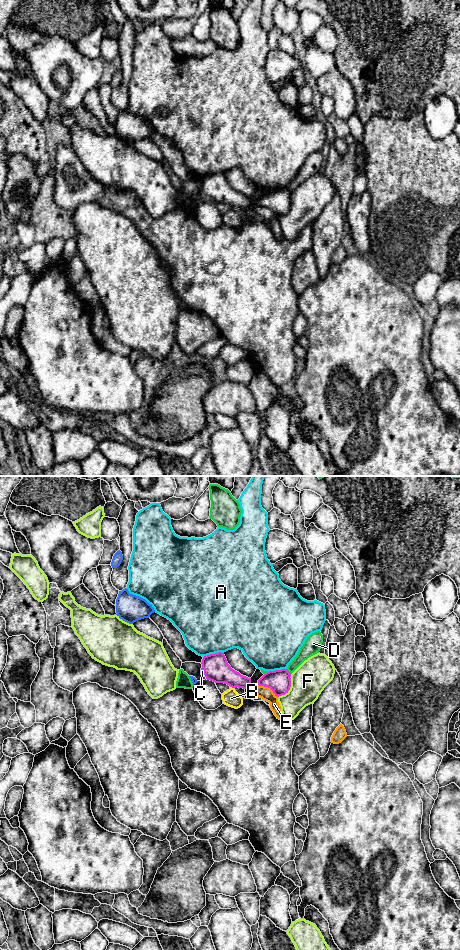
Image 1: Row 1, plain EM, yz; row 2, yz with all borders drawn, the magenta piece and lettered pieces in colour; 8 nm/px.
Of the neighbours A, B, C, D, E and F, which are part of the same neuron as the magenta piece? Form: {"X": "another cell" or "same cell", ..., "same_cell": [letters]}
{"A": "another cell", "B": "another cell", "C": "same cell", "D": "another cell", "E": "another cell", "F": "another cell", "same_cell": ["C"]}

